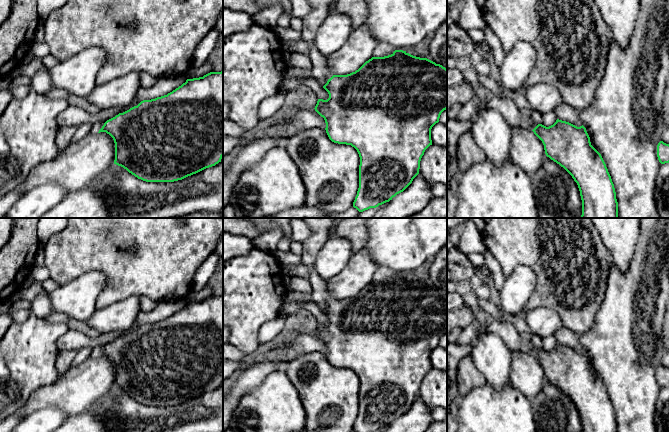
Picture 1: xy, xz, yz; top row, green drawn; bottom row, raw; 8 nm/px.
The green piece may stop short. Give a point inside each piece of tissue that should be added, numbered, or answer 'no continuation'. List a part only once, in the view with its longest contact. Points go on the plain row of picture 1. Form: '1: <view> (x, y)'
1: xy (96, 351)

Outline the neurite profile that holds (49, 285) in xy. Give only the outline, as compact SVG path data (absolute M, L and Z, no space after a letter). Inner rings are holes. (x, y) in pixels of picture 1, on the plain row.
M49 277L42 282L42 286L46 292L50 293L54 289L56 289L59 286L59 284Z

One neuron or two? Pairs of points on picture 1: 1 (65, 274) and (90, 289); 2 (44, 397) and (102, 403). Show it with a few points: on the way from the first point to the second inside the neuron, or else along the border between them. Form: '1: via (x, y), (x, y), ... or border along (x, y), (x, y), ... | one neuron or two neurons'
1: border along (95, 270), (84, 272), (59, 285) | two neurons
2: border along (113, 388), (89, 407) | two neurons

